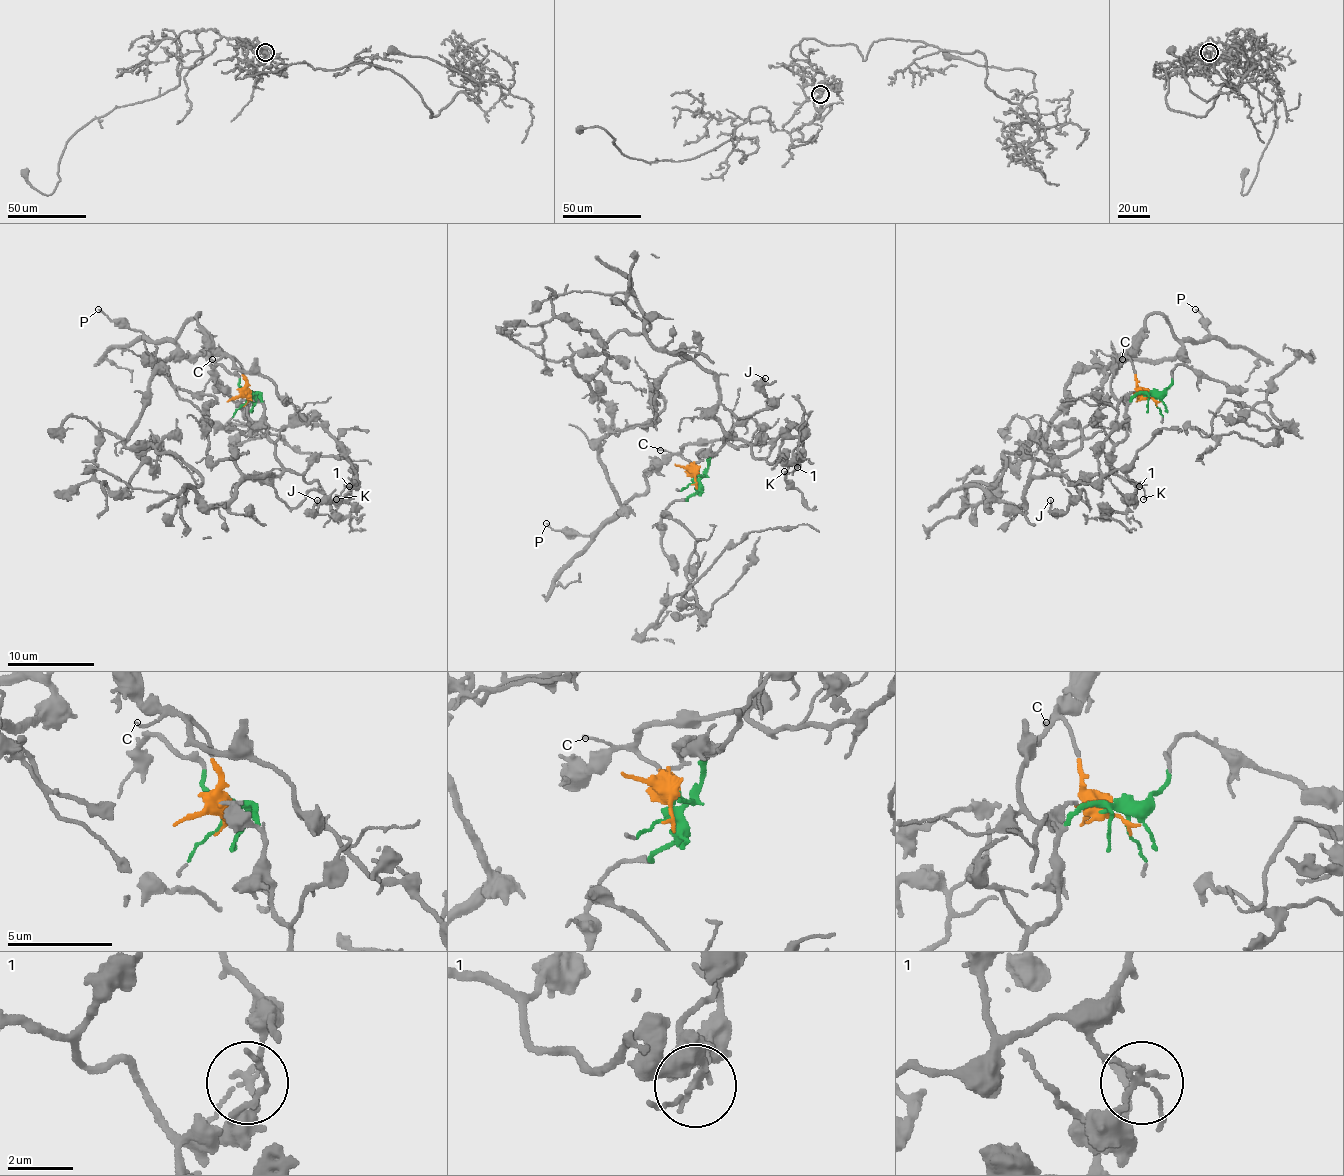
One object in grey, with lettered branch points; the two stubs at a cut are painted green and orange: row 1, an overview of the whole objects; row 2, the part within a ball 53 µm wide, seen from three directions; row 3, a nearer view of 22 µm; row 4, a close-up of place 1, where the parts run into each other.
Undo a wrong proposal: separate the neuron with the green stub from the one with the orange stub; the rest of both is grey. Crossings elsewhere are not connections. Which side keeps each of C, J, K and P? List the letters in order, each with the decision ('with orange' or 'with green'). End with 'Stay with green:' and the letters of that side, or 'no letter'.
C: with orange
J: with green
K: with orange
P: with orange
Stay with green: J

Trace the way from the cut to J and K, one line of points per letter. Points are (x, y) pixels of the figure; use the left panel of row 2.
J: (248, 396), (259, 394), (283, 472), (265, 481), (289, 507), (311, 489), (326, 498), (315, 511), (317, 500)
K: (248, 396), (235, 357), (241, 370), (259, 370), (309, 422), (317, 422), (334, 440), (356, 472), (337, 498)

